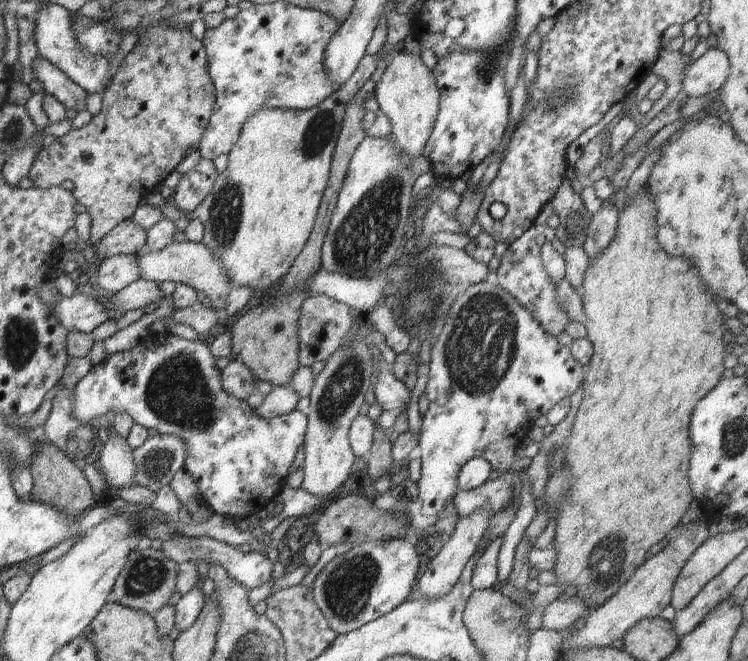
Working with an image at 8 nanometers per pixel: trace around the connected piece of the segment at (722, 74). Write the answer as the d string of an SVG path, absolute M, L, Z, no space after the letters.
M718 47L710 48L691 64L683 80L683 91L688 97L701 97L721 90L729 72L728 57Z

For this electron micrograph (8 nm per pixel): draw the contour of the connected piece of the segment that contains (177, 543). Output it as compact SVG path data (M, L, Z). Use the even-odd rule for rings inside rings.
M186 535L172 537L172 540L164 541L161 550L168 558L177 563L202 560L207 563L219 564L234 580L237 580L249 591L273 580L274 568L272 561L267 556L258 551L243 552L237 547L208 537L187 537Z

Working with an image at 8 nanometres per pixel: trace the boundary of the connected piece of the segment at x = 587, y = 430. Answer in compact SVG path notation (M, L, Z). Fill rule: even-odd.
M643 189L637 192L633 197L626 197L624 209L619 215L618 226L615 235L610 241L609 247L604 248L599 255L590 259L590 266L586 269L583 276L583 284L580 288L580 295L584 305L584 314L587 321L583 324L587 330L586 338L593 346L593 355L586 370L585 379L580 386L583 390L583 397L578 407L571 436L568 438L564 452L565 465L572 472L571 478L574 480L571 484L571 490L567 495L567 500L561 505L556 516L556 533L554 539L555 553L557 561L555 562L554 572L558 578L558 584L568 584L569 592L576 592L583 599L586 599L587 605L594 610L605 603L611 596L614 596L627 580L634 574L634 571L646 560L648 550L662 542L666 536L670 536L672 530L678 526L686 509L693 500L691 493L691 484L686 478L688 474L688 460L692 452L692 442L688 436L688 426L690 426L690 416L698 400L706 396L716 384L722 379L724 372L724 350L726 344L724 340L724 316L718 310L710 290L706 284L702 284L702 278L698 276L696 268L690 264L686 258L676 258L668 256L656 240L657 236L657 206L651 197L651 192Z

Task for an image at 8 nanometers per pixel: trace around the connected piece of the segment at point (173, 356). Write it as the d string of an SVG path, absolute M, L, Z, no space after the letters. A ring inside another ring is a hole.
M150 332L133 349L109 355L102 363L93 366L90 369L90 372L88 372L88 374L86 374L86 376L84 376L84 378L82 378L82 380L80 380L75 386L74 392L74 418L77 418L77 421L88 425L90 428L93 428L96 424L103 424L107 412L113 410L116 415L118 413L126 413L132 418L134 423L142 425L144 428L147 428L147 430L156 428L160 435L174 435L180 437L185 441L187 446L187 458L183 468L190 473L190 476L192 476L193 481L196 483L198 493L201 496L201 503L214 510L215 513L232 517L237 521L243 518L248 518L248 516L251 516L256 512L260 512L272 500L274 500L275 496L280 492L280 489L286 484L285 480L288 472L295 462L297 450L300 446L303 446L307 429L307 416L297 409L280 416L265 419L258 416L255 413L255 410L246 401L237 399L235 396L230 396L222 386L221 370L216 367L216 358L210 351L210 341L204 337L188 340L179 337L178 335L173 335L170 332Z

